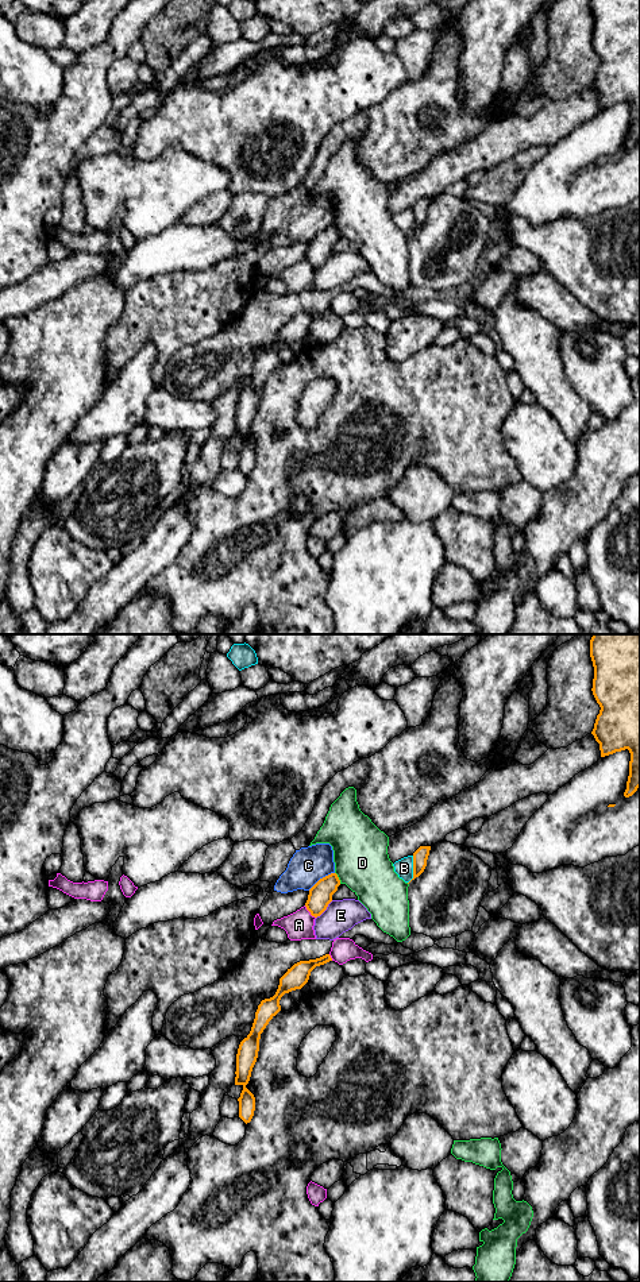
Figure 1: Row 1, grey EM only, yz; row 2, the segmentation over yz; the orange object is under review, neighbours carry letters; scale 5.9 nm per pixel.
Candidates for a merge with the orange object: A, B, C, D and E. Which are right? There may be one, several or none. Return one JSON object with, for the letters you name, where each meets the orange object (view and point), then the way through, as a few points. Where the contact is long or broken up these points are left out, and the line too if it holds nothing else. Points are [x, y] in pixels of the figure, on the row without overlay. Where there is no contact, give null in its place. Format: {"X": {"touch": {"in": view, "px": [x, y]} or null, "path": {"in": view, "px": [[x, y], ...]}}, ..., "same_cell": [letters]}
{"same_cell": []}

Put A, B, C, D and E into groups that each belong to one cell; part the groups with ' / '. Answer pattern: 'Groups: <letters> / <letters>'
Groups: A / B / C / D / E

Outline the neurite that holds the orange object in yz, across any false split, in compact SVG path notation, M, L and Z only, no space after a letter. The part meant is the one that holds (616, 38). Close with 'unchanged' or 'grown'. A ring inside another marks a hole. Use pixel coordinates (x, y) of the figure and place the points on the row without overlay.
M590 0L590 9L594 19L591 43L601 59L591 86L599 96L601 109L629 103L629 128L624 144L624 148L629 150L640 139L640 0Z; unchanged

